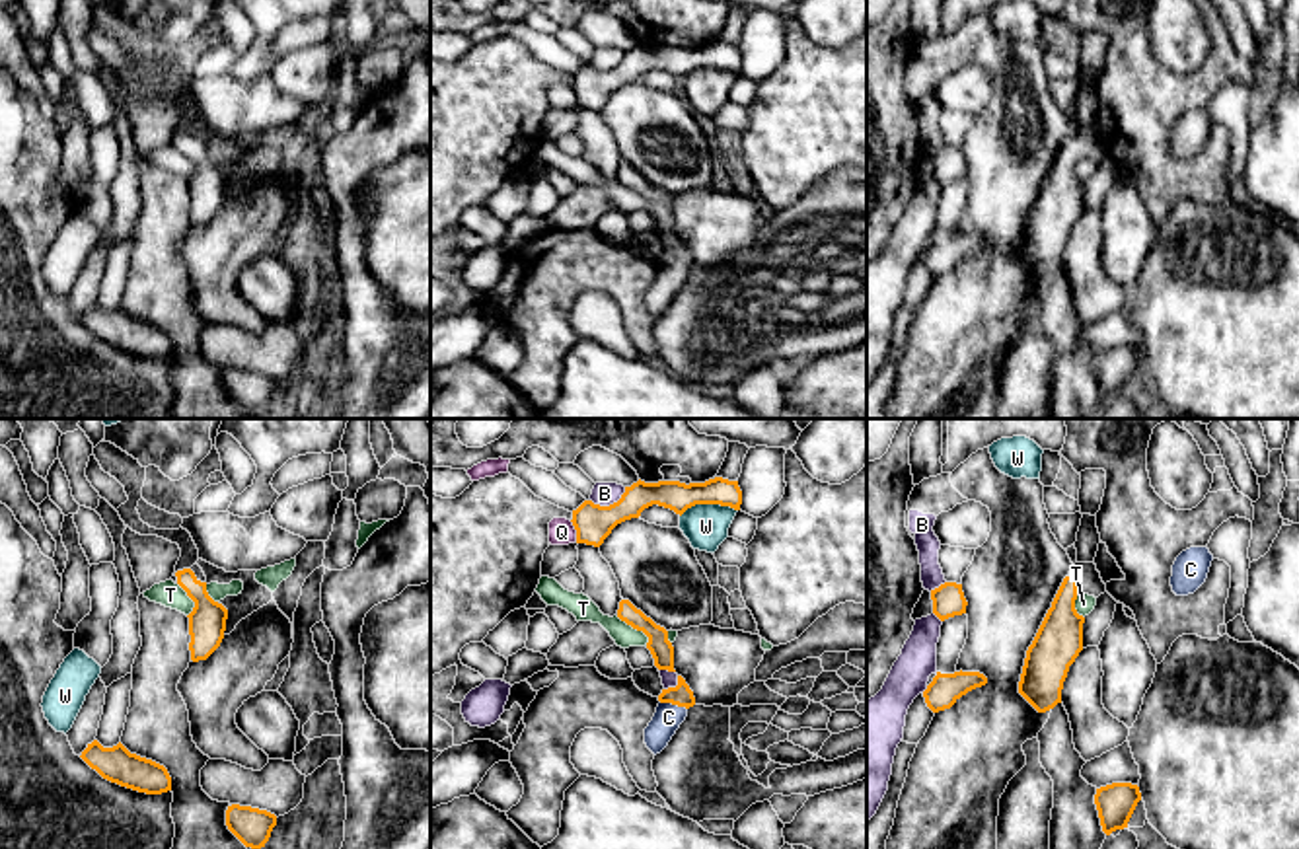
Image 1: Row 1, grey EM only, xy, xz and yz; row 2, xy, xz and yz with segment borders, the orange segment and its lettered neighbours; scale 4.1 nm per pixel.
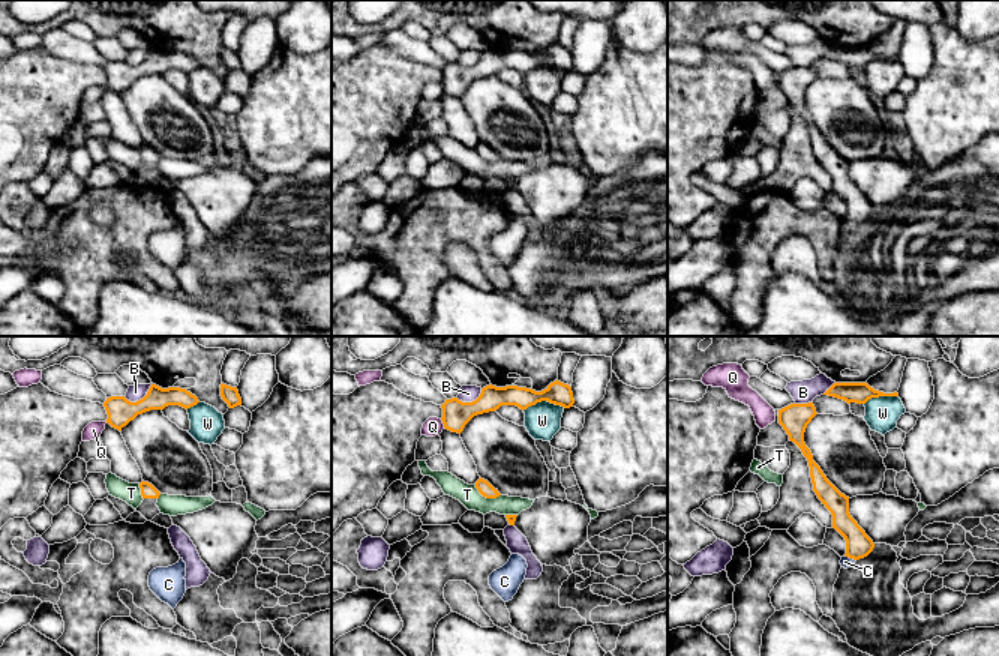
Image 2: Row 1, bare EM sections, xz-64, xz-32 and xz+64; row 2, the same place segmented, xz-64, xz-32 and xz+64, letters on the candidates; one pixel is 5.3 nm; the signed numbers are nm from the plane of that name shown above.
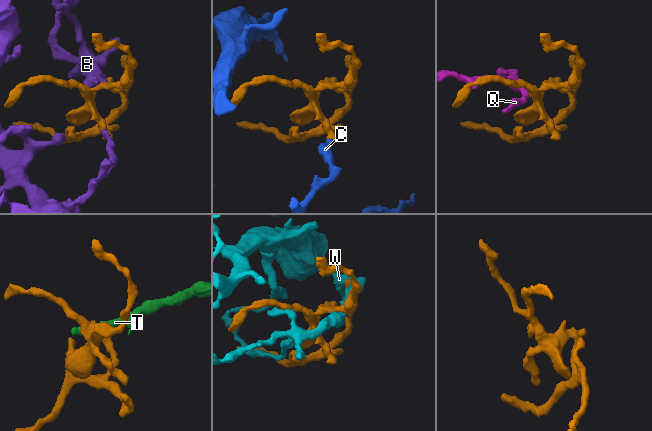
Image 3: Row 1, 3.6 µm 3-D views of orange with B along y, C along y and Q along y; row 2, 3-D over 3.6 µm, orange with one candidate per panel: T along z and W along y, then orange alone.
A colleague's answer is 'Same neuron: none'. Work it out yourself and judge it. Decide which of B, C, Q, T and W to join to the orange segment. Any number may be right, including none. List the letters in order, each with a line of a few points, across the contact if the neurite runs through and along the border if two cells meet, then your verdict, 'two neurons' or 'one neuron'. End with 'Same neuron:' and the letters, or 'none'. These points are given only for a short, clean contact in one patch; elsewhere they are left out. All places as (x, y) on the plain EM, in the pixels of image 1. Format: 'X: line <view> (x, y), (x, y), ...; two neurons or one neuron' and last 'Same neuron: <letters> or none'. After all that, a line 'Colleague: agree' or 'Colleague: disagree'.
B: two neurons
C: line xz (682, 259), (674, 267), (668, 281); one neuron
Q: two neurons
T: line xz (616, 180), (639, 193), (647, 201), (647, 209); two neurons
W: two neurons
Same neuron: C
Colleague: disagree

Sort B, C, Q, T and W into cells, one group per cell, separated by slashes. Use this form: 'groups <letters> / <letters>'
groups B / C / Q / T / W

